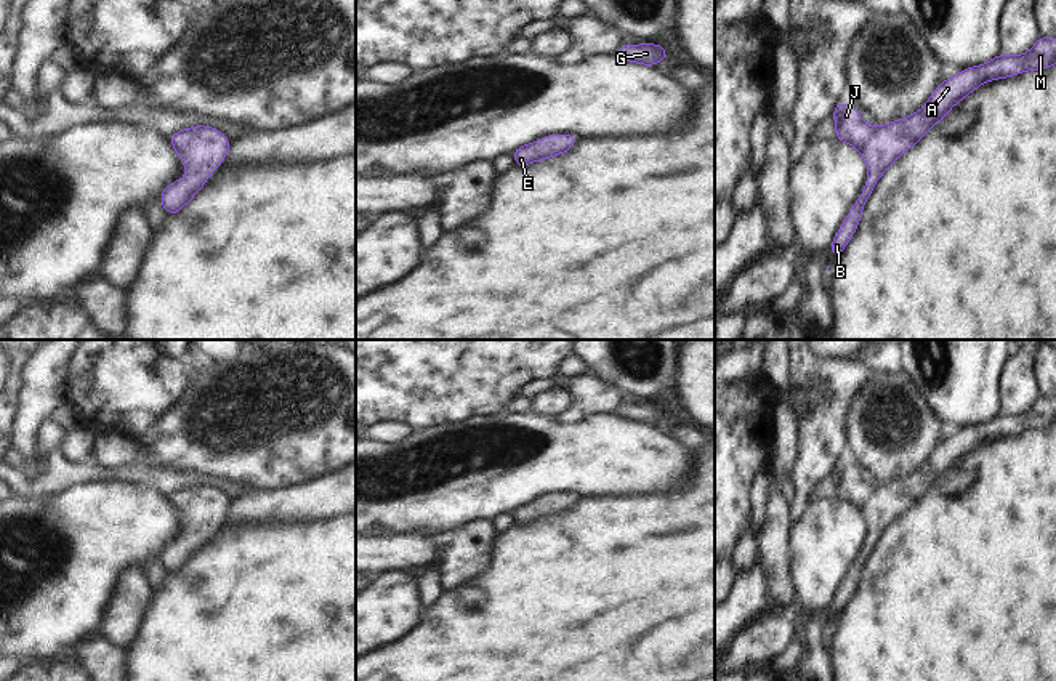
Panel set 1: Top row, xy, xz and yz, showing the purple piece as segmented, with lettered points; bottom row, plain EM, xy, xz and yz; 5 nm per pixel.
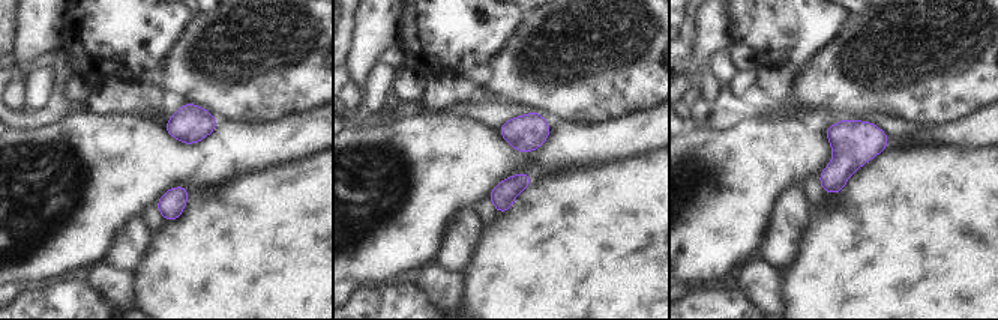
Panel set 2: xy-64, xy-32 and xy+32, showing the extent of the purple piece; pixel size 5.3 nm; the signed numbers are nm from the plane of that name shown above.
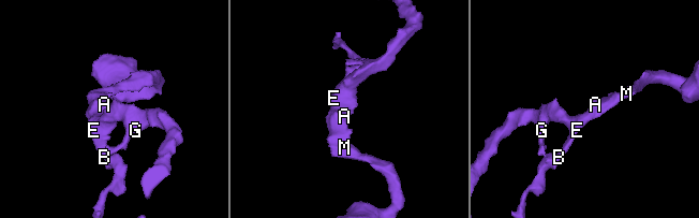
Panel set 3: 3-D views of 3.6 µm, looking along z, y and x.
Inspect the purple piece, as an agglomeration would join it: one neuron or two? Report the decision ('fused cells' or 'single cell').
single cell

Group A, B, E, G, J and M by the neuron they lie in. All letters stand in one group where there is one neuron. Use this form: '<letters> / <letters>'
A B E G J M

